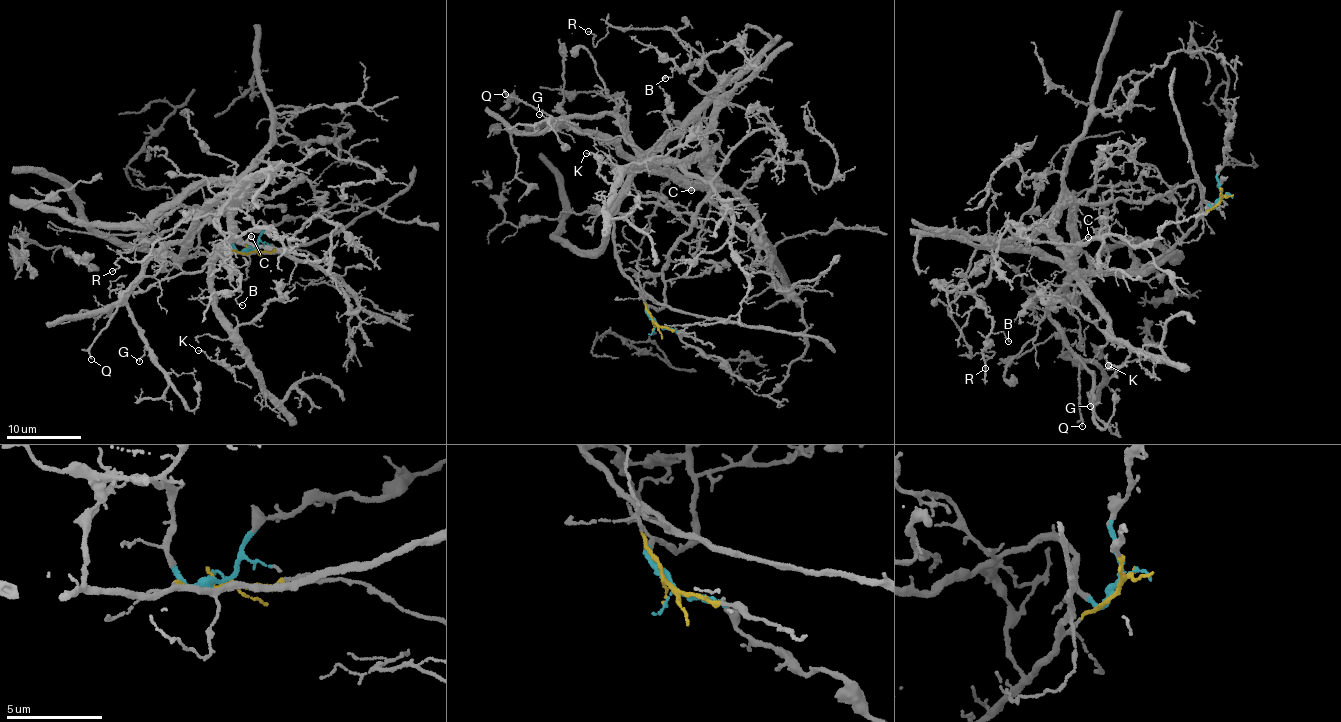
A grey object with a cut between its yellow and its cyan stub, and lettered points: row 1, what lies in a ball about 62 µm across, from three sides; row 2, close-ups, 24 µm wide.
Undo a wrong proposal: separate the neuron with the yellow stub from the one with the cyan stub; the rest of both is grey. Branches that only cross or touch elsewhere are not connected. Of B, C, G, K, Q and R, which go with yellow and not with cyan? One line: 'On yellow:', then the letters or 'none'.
On yellow: B, G, Q, R

